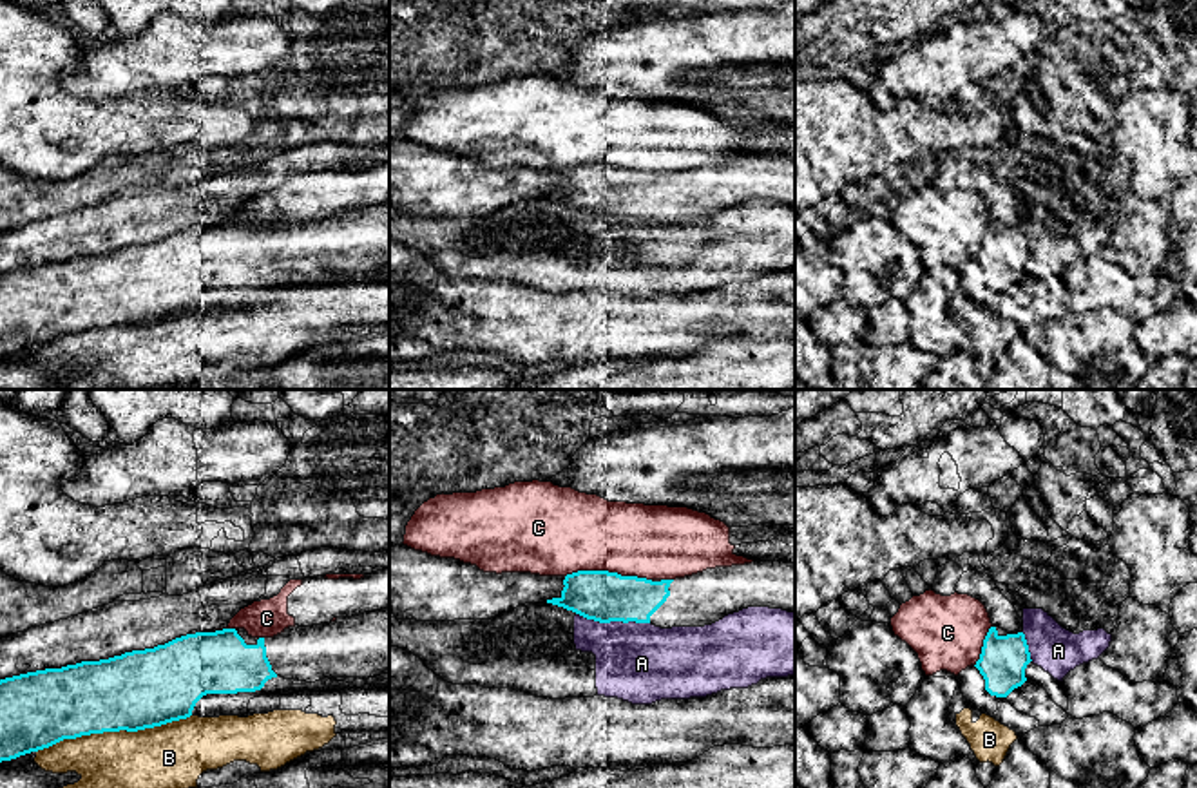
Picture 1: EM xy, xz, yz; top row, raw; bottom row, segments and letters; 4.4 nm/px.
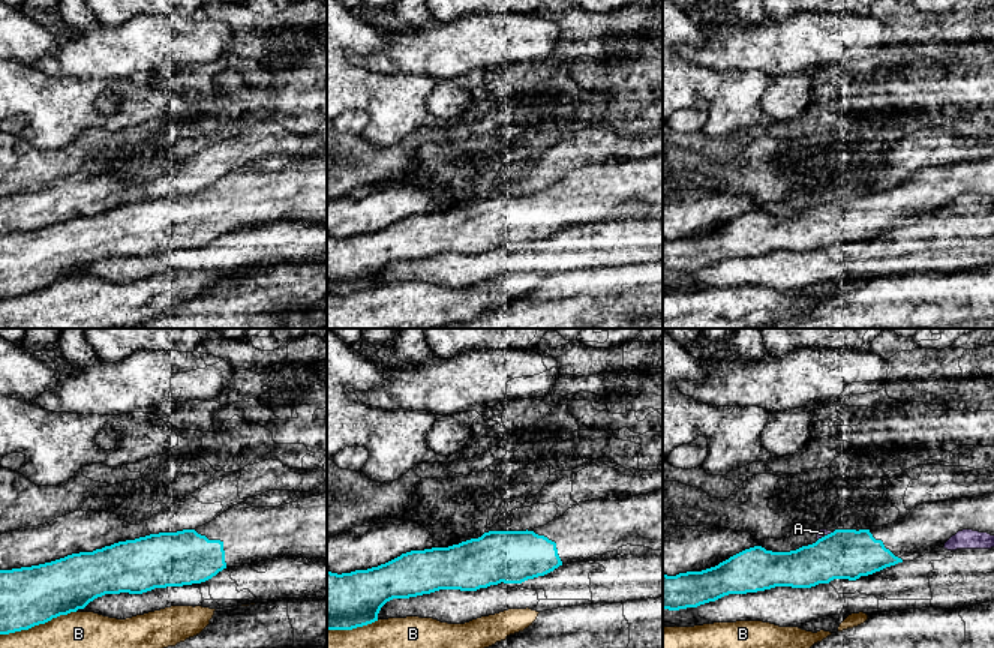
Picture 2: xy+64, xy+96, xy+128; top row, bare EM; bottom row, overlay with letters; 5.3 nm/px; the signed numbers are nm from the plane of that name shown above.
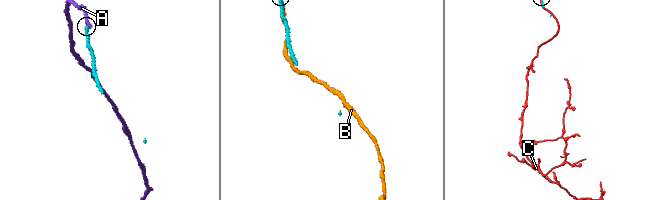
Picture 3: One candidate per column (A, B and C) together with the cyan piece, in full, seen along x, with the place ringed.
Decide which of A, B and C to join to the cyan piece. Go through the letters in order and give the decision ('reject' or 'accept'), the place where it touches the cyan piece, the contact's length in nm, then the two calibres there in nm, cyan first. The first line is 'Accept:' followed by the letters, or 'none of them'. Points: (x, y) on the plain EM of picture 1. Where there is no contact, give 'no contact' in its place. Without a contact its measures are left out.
Accept: none of them
A: reject; contact xz (612, 214); length 340 nm; calibres 220 and 360 nm
B: reject; contact xy (113, 325); length 700 nm; calibres 340 and 300 nm
C: reject; contact xz (607, 165); length 380 nm; calibres 220 and 360 nm

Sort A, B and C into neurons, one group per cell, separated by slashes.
A / B / C

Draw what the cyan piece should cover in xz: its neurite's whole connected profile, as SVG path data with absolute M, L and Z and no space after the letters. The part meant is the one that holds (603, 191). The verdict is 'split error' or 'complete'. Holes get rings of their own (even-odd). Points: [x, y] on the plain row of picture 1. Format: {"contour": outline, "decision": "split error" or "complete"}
{"contour": "M752 156L715 161L675 174L646 174L608 165L578 165L563 174L560 192L547 197L572 205L599 217L636 216L661 223L704 221L748 201L770 201L795 207L795 158Z", "decision": "split error"}

